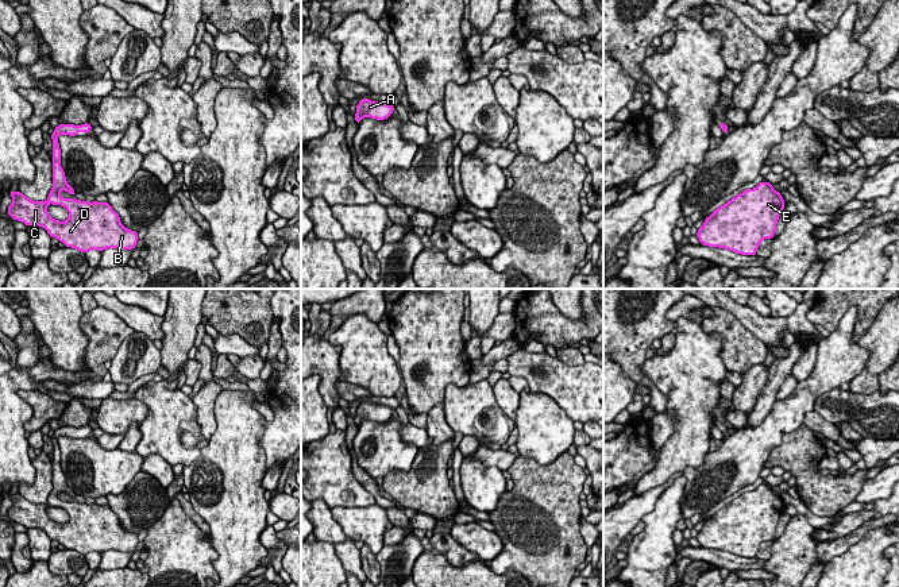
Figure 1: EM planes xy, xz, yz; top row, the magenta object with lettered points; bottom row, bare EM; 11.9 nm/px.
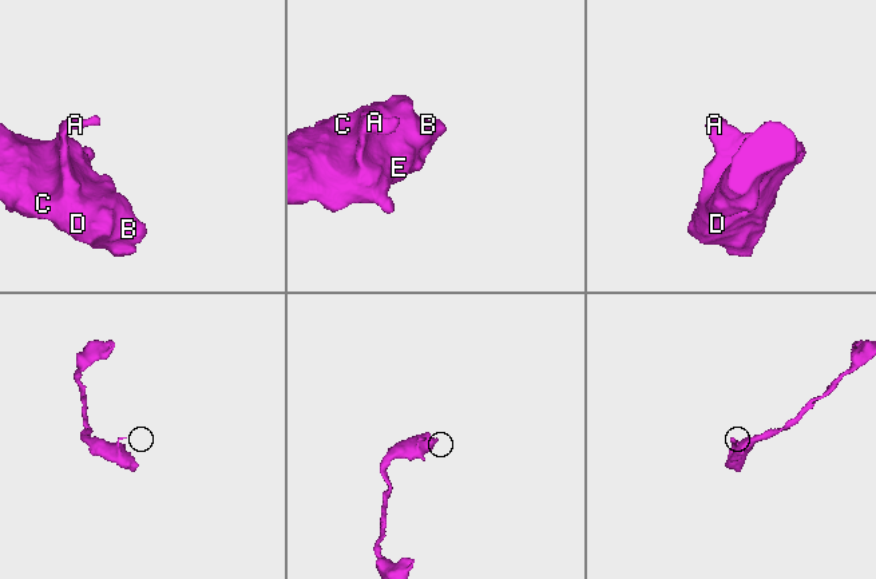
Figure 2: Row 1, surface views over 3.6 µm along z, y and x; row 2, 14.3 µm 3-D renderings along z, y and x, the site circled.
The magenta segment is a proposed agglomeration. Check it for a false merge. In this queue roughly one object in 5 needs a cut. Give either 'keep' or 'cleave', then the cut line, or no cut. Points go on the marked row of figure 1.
keep; cut none

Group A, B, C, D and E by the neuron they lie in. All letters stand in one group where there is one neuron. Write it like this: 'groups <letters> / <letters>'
groups A B C D E

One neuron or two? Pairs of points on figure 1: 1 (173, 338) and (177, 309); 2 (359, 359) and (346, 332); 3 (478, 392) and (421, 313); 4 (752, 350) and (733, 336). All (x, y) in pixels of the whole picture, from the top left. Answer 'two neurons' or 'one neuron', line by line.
1: one neuron
2: one neuron
3: two neurons
4: one neuron

